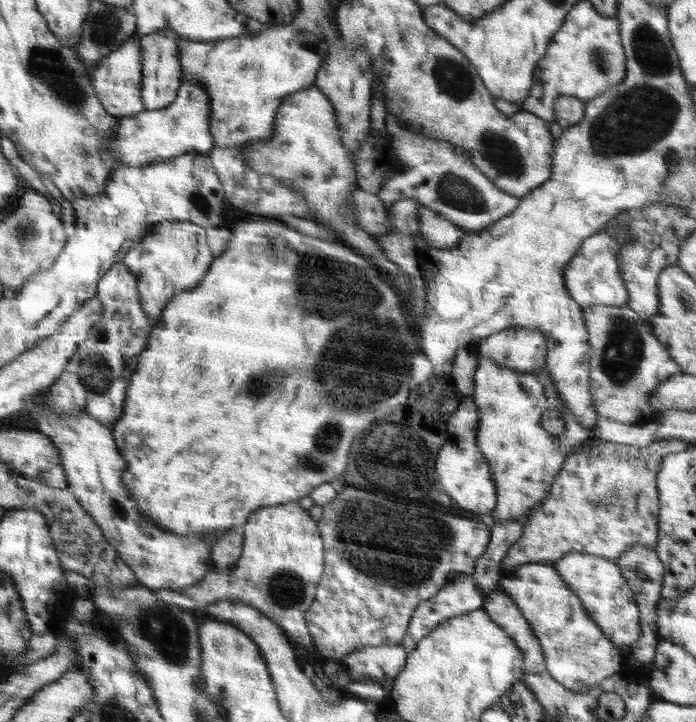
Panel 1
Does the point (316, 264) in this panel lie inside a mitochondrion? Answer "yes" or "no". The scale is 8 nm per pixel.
yes

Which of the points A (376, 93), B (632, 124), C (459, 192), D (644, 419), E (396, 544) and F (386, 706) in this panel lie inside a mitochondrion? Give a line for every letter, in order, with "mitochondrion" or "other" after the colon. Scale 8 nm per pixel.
A: other
B: mitochondrion
C: mitochondrion
D: other
E: mitochondrion
F: other

